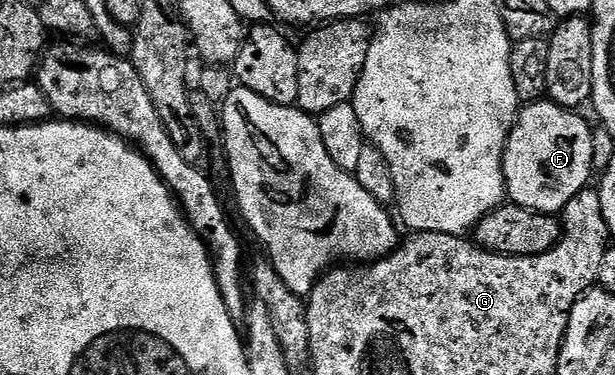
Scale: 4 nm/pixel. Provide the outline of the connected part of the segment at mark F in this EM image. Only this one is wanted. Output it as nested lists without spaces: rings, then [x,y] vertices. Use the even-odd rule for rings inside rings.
[[[550,100],[524,105],[503,153],[506,197],[521,208],[558,215],[577,192],[588,189],[595,151],[597,144],[591,126],[579,112]]]

